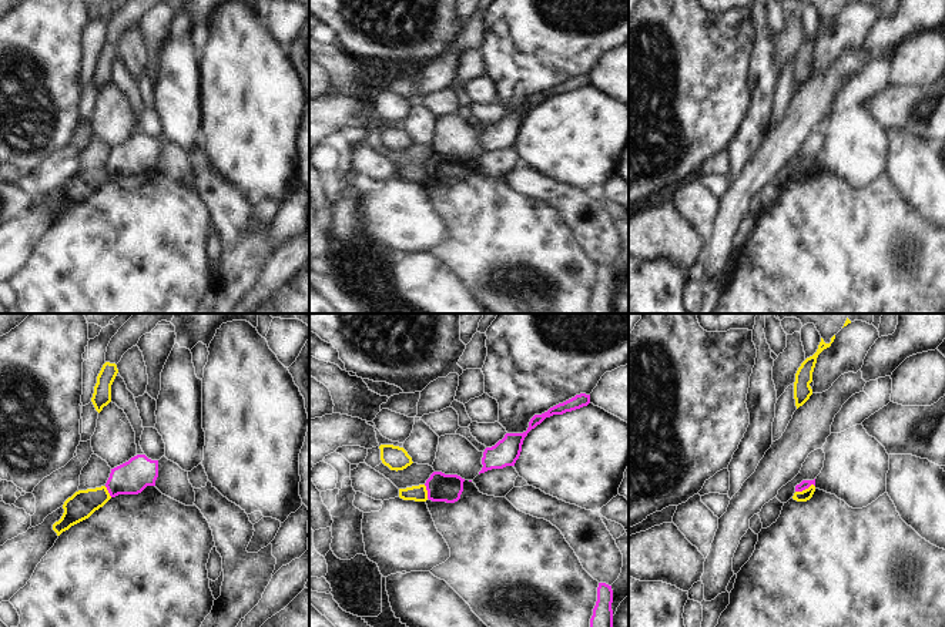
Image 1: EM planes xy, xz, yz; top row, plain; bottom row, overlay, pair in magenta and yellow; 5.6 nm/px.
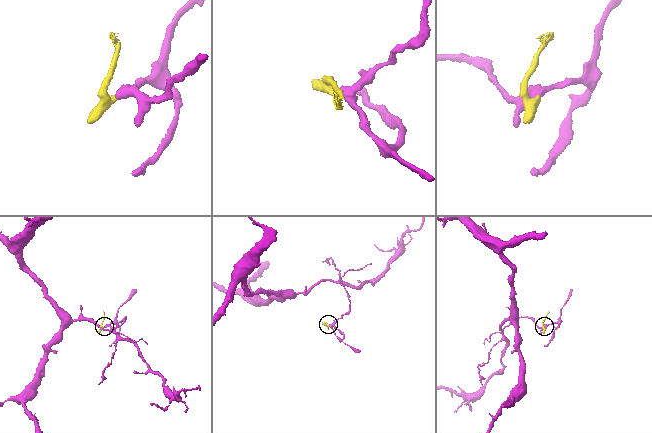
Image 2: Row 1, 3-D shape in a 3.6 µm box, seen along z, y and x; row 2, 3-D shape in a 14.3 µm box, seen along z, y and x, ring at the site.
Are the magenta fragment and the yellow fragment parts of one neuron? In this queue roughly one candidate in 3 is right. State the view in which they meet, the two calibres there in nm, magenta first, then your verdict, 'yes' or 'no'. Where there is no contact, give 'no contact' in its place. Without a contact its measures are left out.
contact in yz; calibres 50 and 70 nm; no

